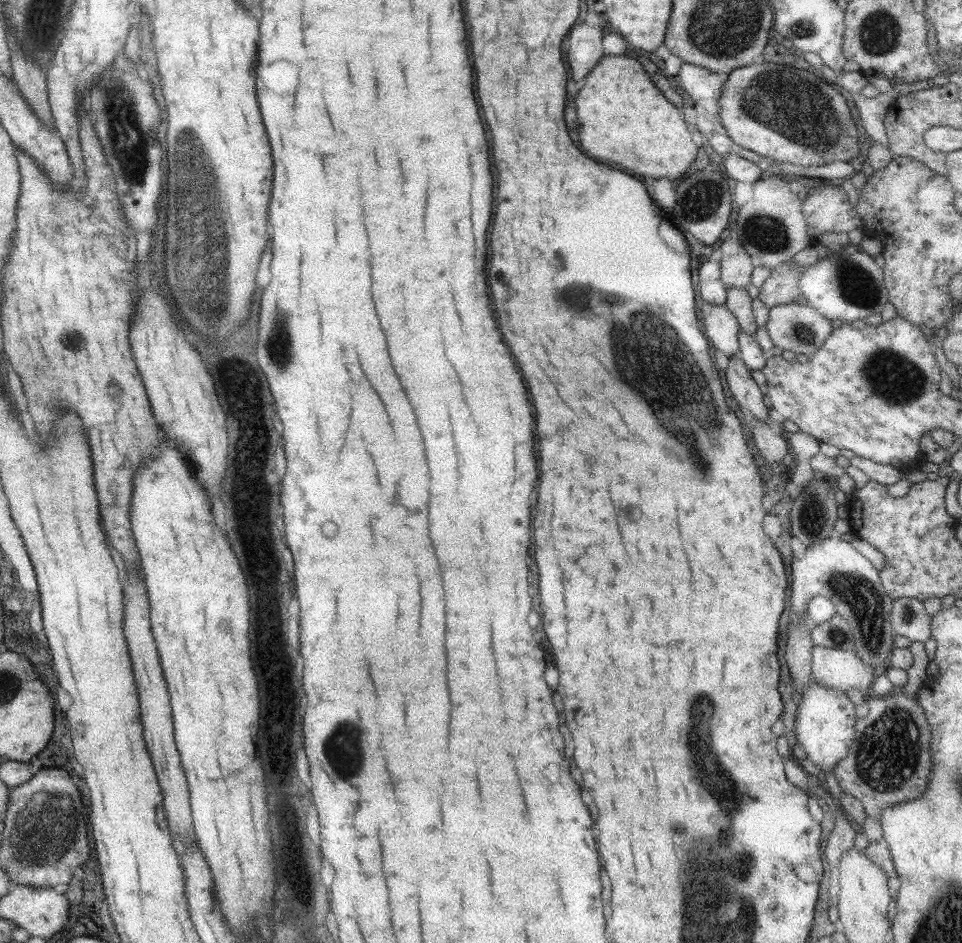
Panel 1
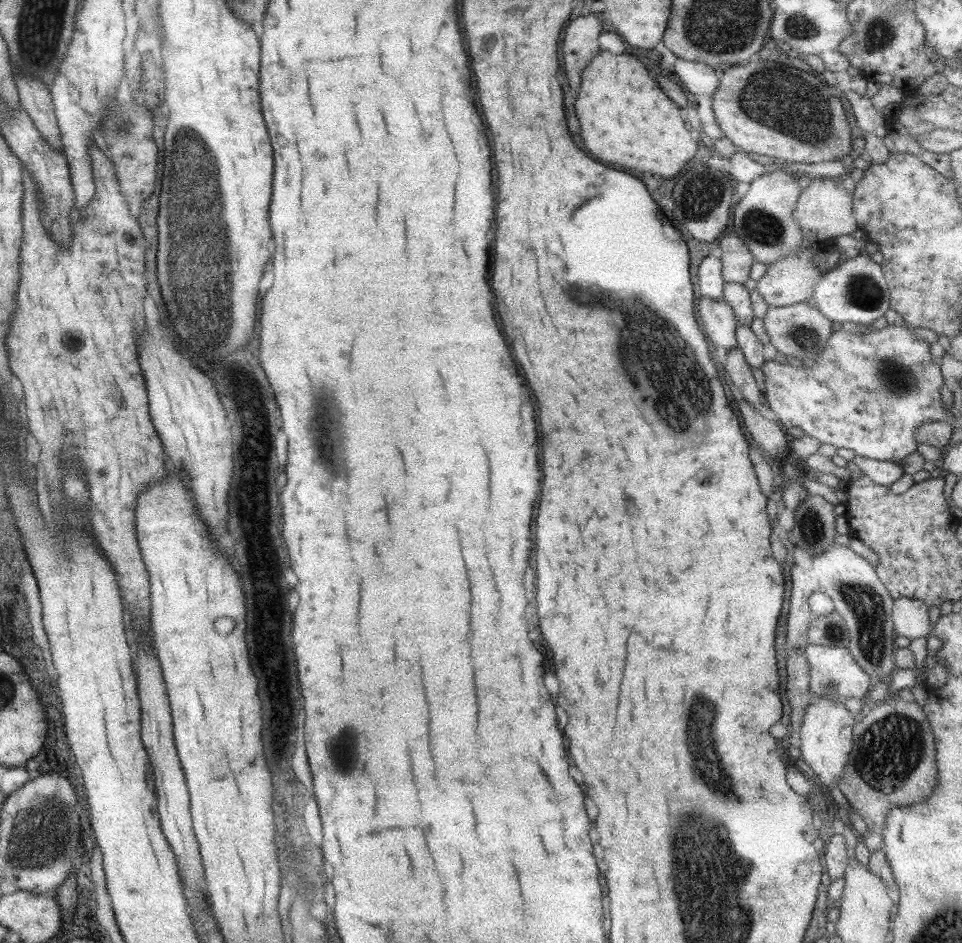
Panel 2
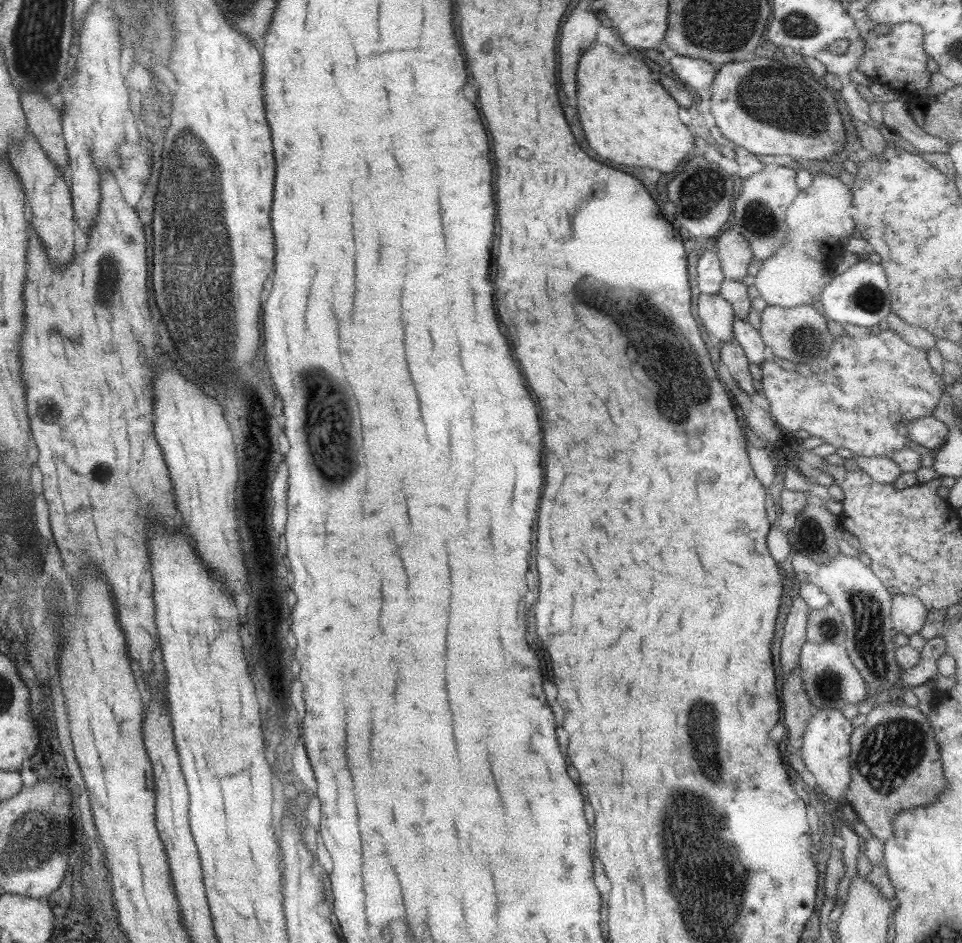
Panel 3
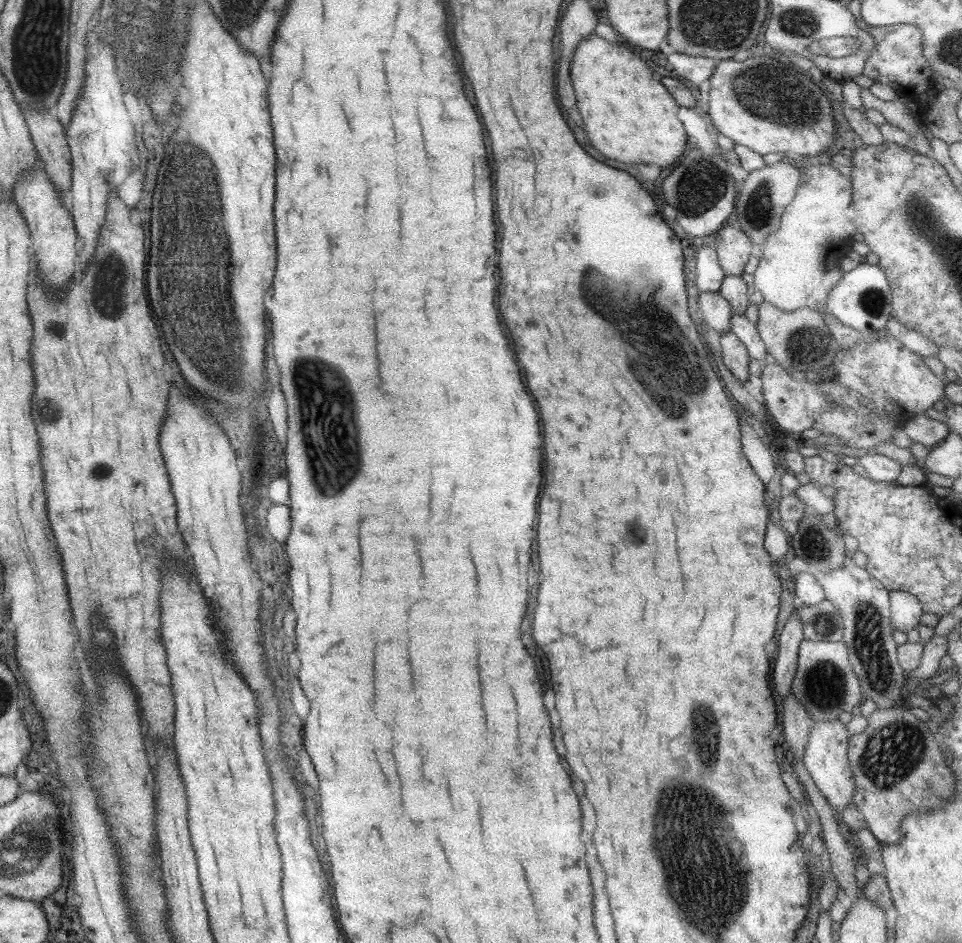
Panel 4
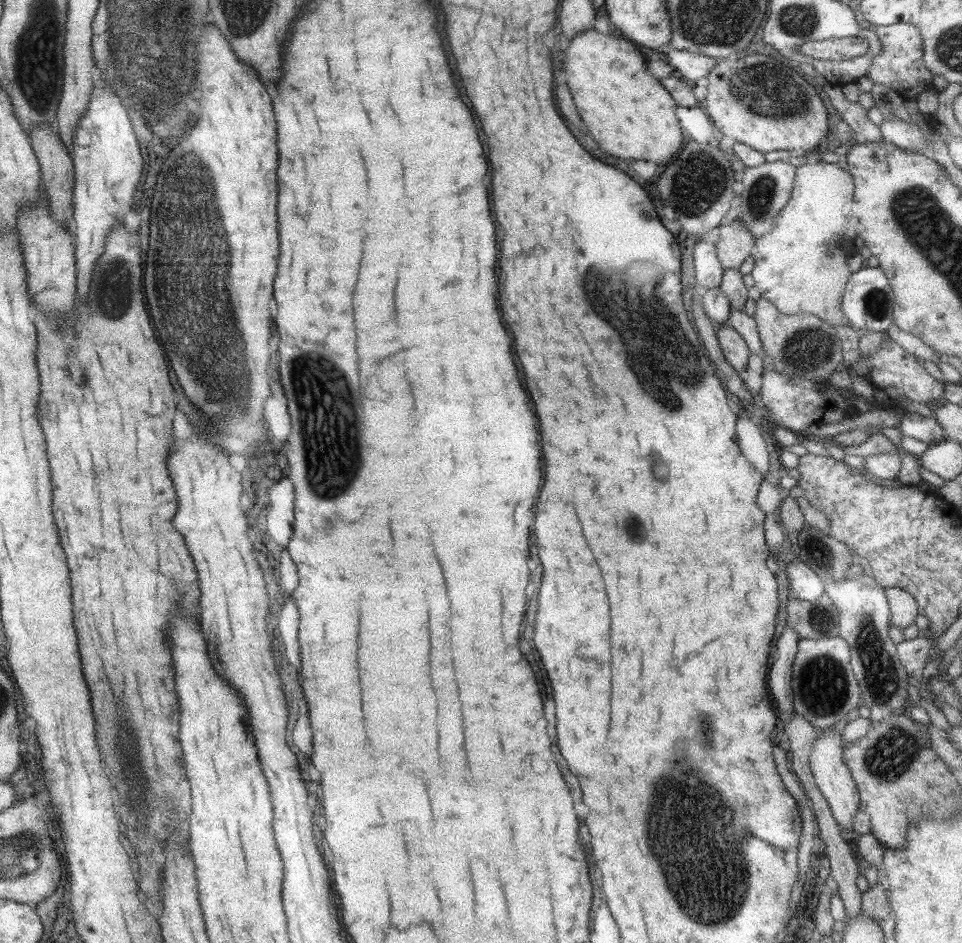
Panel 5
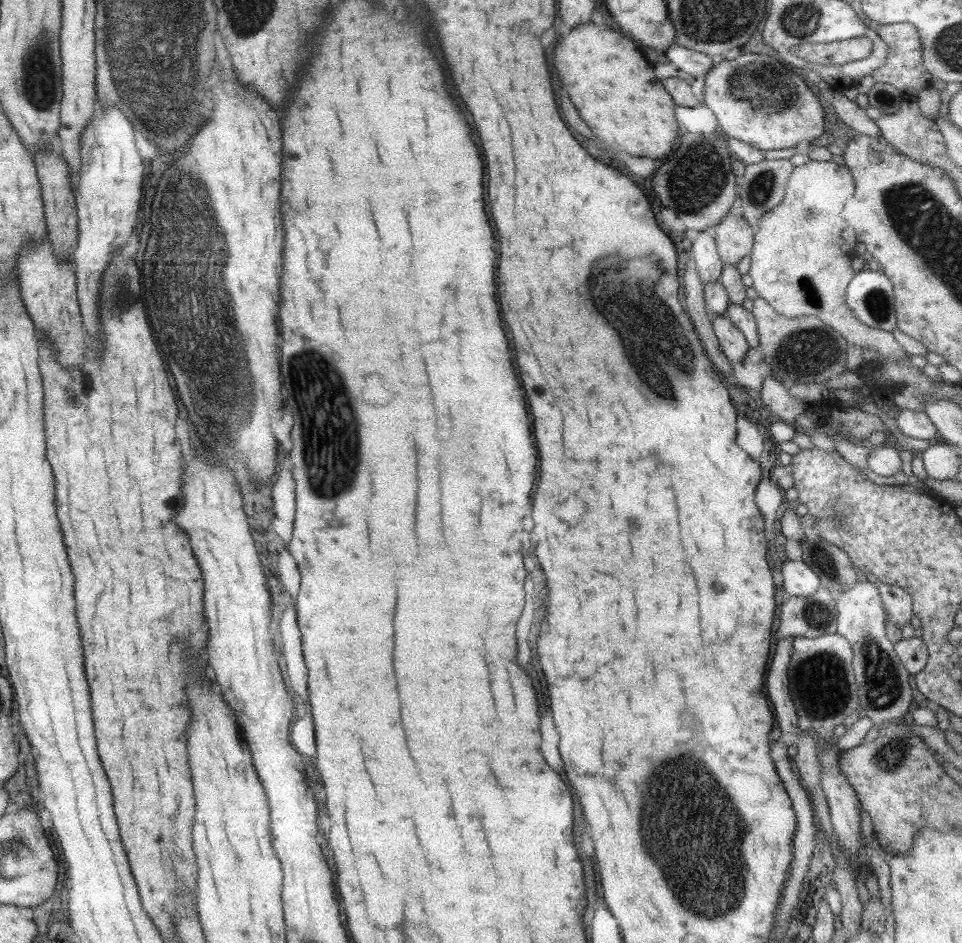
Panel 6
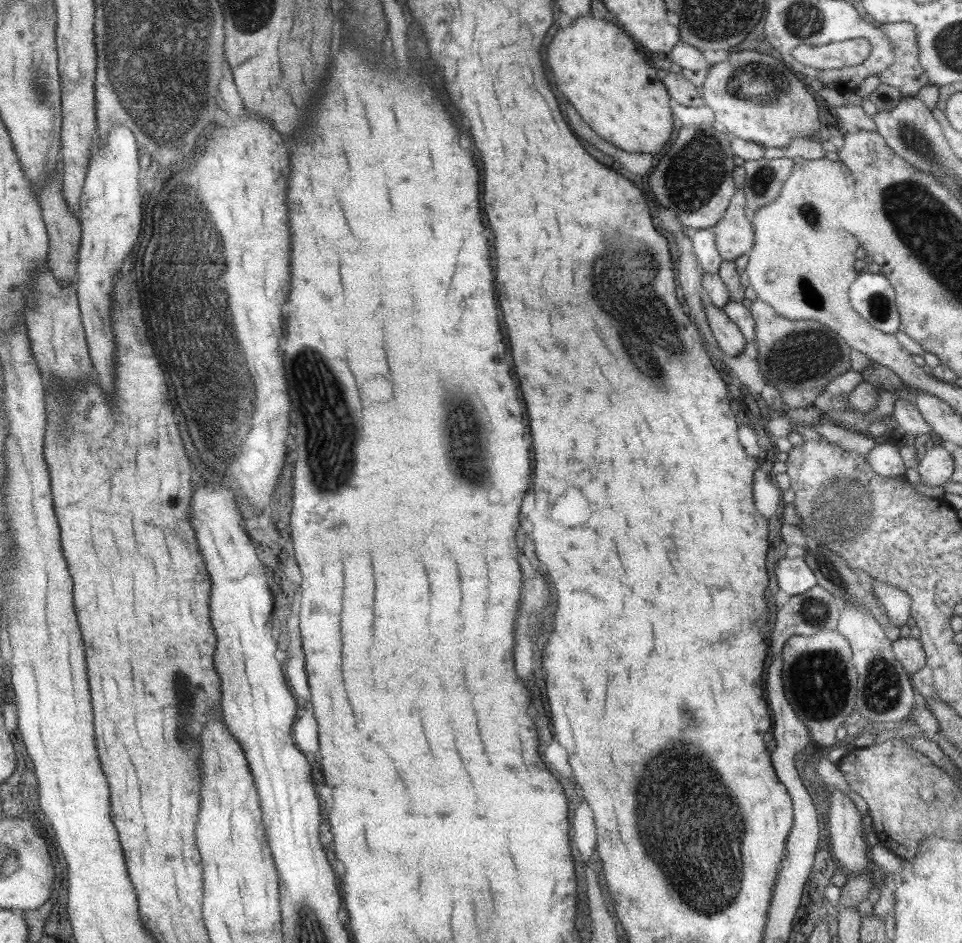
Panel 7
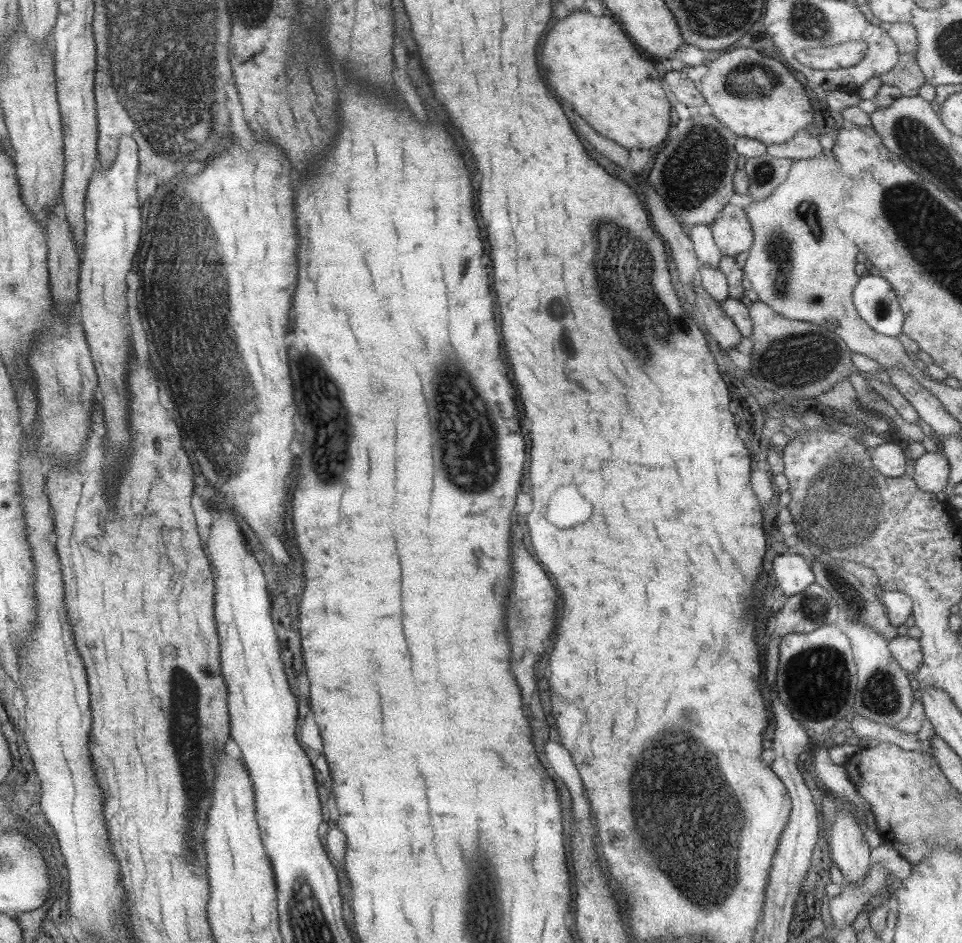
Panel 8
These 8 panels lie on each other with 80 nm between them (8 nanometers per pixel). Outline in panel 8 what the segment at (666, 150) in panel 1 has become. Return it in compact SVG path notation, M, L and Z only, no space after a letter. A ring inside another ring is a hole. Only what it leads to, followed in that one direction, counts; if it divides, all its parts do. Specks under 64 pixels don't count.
M577 10L557 20L545 36L539 64L545 70L545 80L553 92L571 102L573 110L605 138L625 146L625 148L649 148L665 140L669 130L669 102L661 90L661 80L651 62L643 60L641 54L633 48L631 40L619 28L619 22L613 22L609 16L591 16L585 10Z

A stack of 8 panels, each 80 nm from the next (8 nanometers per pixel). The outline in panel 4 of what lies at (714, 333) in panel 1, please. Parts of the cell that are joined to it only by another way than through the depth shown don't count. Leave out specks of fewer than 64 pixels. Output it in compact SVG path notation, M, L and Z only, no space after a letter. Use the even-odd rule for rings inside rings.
M719 291L702 292L698 296L697 304L699 316L710 329L720 334L730 330L730 316L733 310Z

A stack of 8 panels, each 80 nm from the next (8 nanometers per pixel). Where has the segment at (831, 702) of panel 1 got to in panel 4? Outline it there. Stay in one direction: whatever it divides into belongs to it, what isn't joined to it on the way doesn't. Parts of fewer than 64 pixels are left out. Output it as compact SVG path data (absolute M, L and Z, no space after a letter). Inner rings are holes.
M837 718L827 722L815 722L804 750L803 766L837 818L841 818L843 808L852 802L855 790L854 778L846 755L849 737L845 725Z

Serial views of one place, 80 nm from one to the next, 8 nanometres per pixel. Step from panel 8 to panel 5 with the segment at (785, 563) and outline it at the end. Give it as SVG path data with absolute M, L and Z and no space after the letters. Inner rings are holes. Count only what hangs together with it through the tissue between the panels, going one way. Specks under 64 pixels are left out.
M801 562L787 564L785 574L790 595L799 600L812 601L824 591L824 582Z

